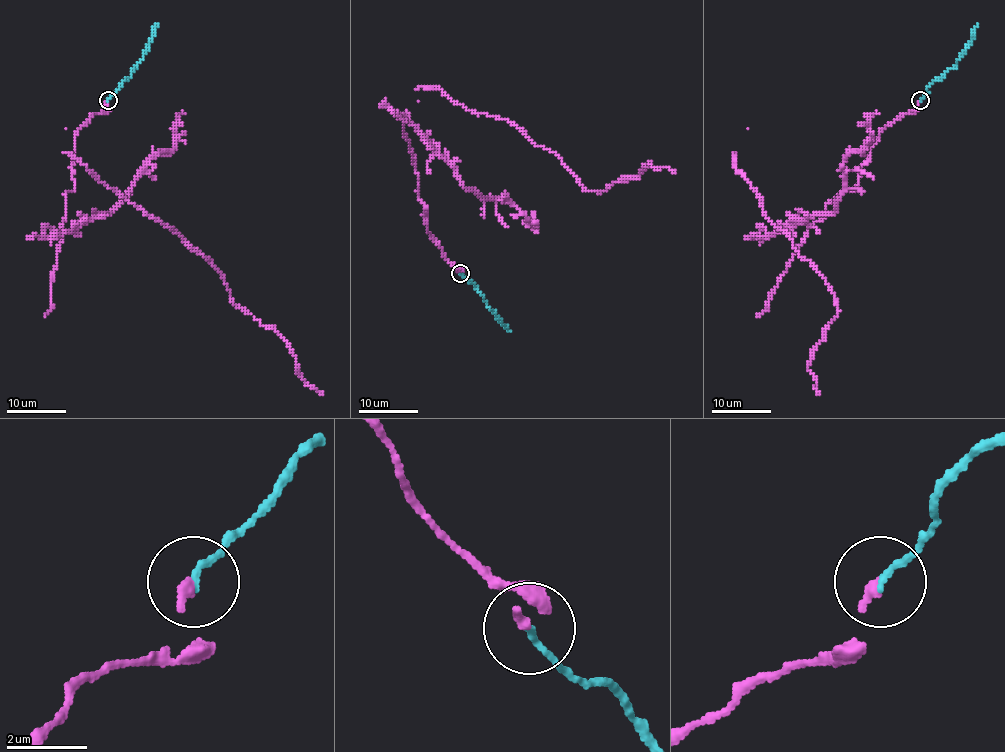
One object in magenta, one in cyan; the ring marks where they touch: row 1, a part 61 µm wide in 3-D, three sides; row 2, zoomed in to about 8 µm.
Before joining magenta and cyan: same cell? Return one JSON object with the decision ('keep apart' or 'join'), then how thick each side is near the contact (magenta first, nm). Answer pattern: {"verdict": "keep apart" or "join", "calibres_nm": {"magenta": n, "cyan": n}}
{"verdict": "join", "calibres_nm": {"magenta": 240, "cyan": 160}}

